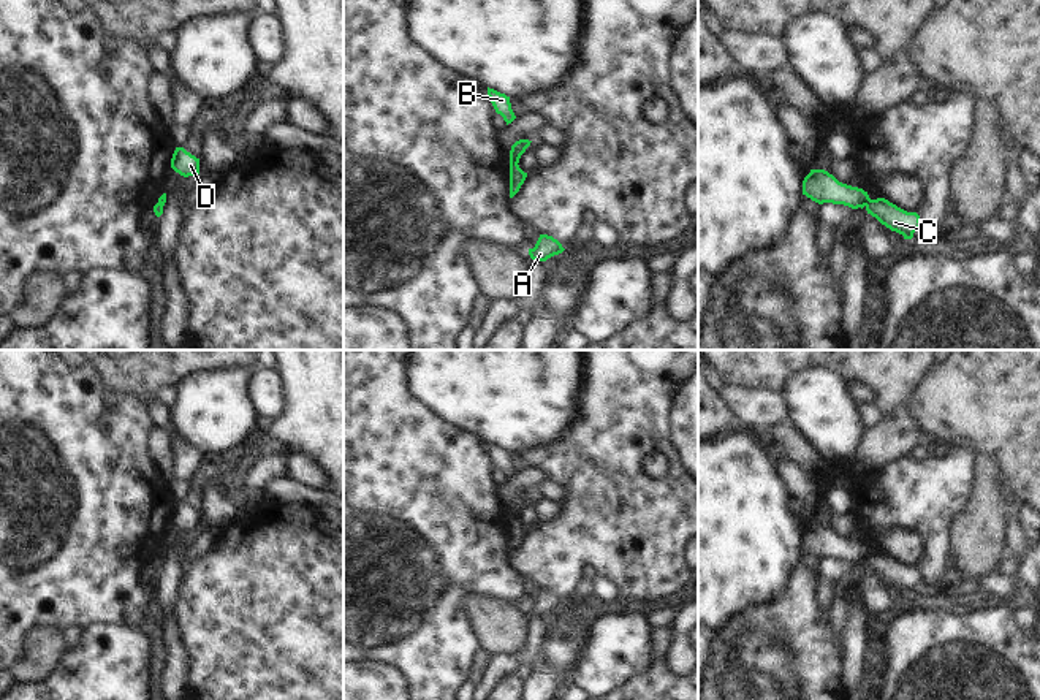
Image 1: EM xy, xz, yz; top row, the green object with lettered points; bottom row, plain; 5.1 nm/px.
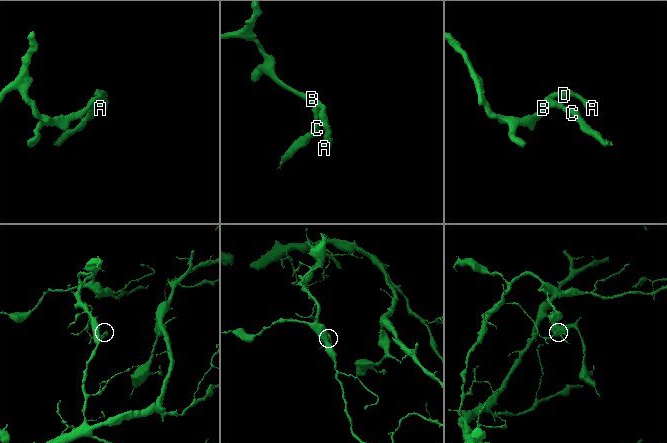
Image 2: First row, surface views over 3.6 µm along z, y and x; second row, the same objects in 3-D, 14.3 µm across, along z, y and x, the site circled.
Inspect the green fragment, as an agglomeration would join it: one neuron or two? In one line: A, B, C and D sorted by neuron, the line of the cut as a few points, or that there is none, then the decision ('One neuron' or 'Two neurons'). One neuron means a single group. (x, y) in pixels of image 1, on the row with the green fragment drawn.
Groups: A B D / C. Split along xz (510, 160), (516, 165). Two neurons.

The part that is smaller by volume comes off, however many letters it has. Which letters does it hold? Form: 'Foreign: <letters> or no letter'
Foreign: C.

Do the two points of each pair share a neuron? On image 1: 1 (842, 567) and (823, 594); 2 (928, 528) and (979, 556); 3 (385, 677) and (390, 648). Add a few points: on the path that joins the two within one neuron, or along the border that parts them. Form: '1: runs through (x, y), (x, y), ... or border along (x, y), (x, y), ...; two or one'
1: runs through (836, 574), (825, 588); one
2: border along (966, 507), (952, 526), (950, 564); two
3: border along (360, 662), (388, 662), (396, 665), (410, 683); two

